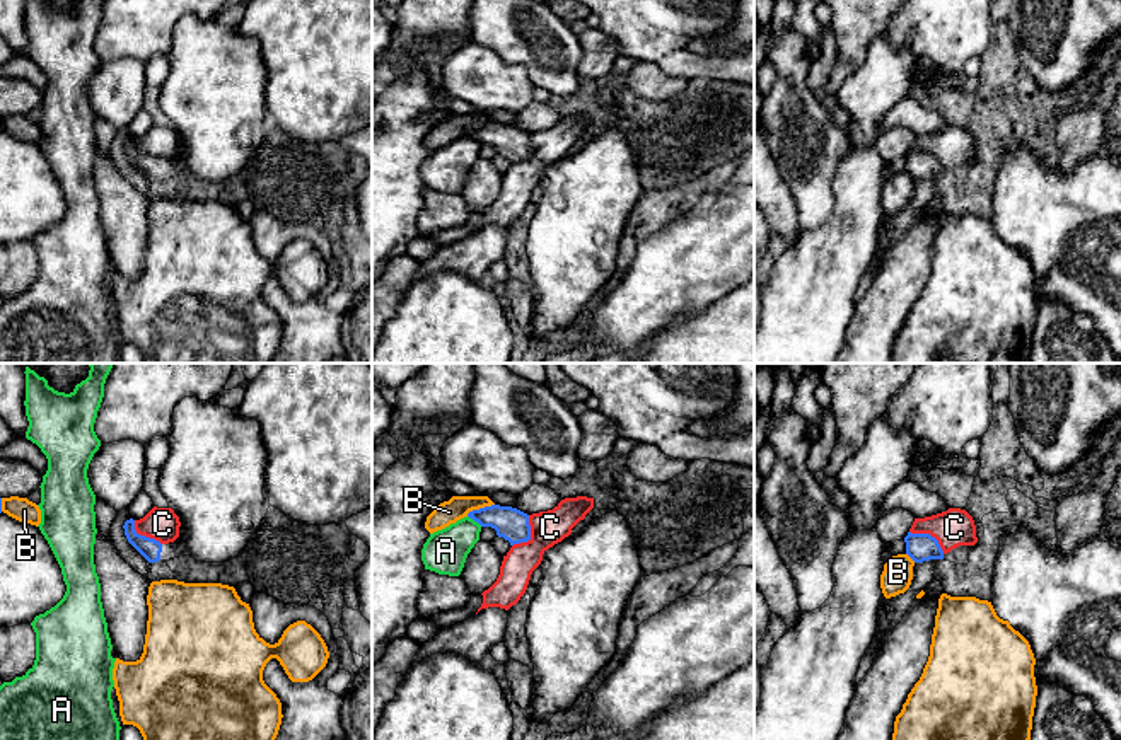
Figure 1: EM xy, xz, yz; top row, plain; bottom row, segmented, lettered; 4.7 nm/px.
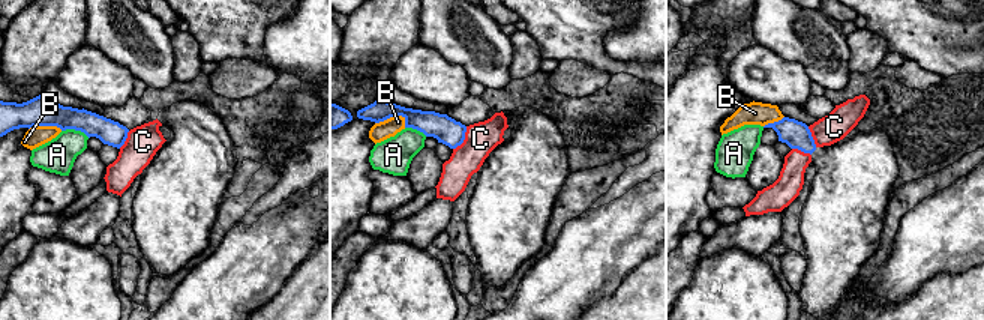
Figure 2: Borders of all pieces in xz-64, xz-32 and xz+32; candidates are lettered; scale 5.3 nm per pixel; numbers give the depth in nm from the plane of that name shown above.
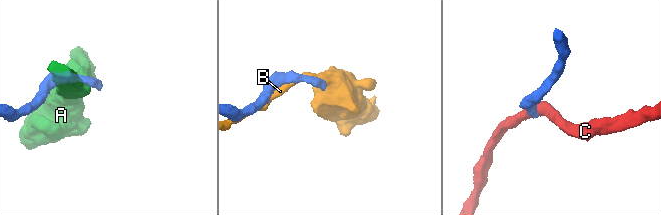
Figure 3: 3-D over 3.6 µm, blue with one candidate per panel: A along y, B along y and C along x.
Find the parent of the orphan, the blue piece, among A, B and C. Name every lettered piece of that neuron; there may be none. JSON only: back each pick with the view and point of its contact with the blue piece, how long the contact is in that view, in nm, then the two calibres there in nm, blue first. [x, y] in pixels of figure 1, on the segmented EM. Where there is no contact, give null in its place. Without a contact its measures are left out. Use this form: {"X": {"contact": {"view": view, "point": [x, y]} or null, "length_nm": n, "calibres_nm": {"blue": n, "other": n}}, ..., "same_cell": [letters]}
{"same_cell": []}

